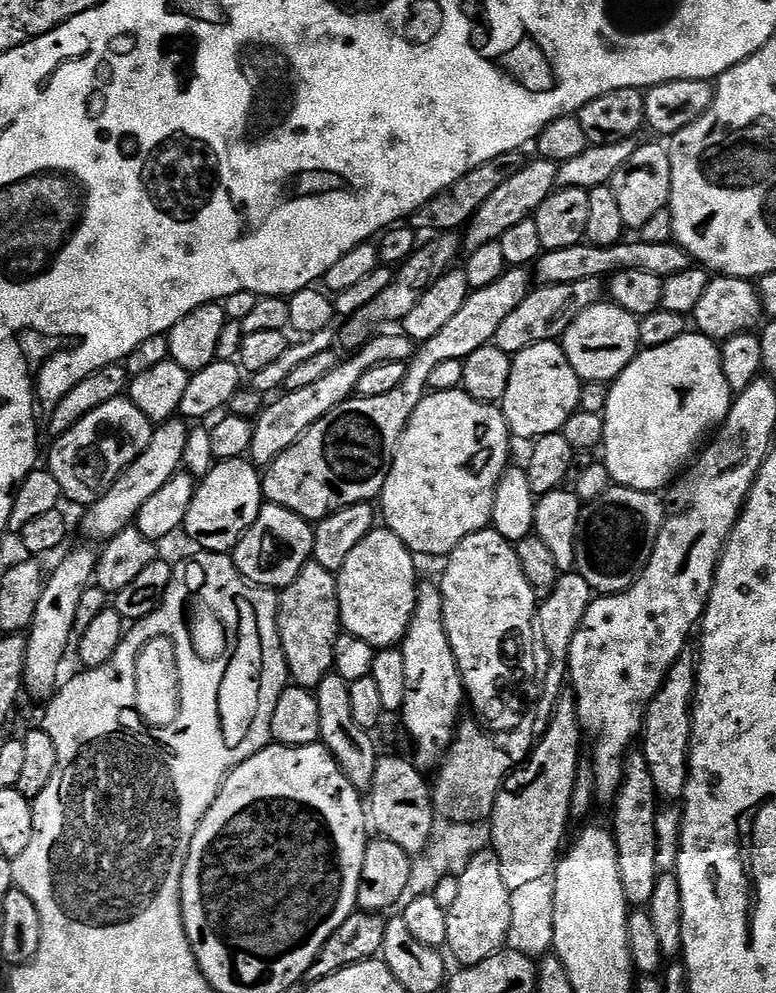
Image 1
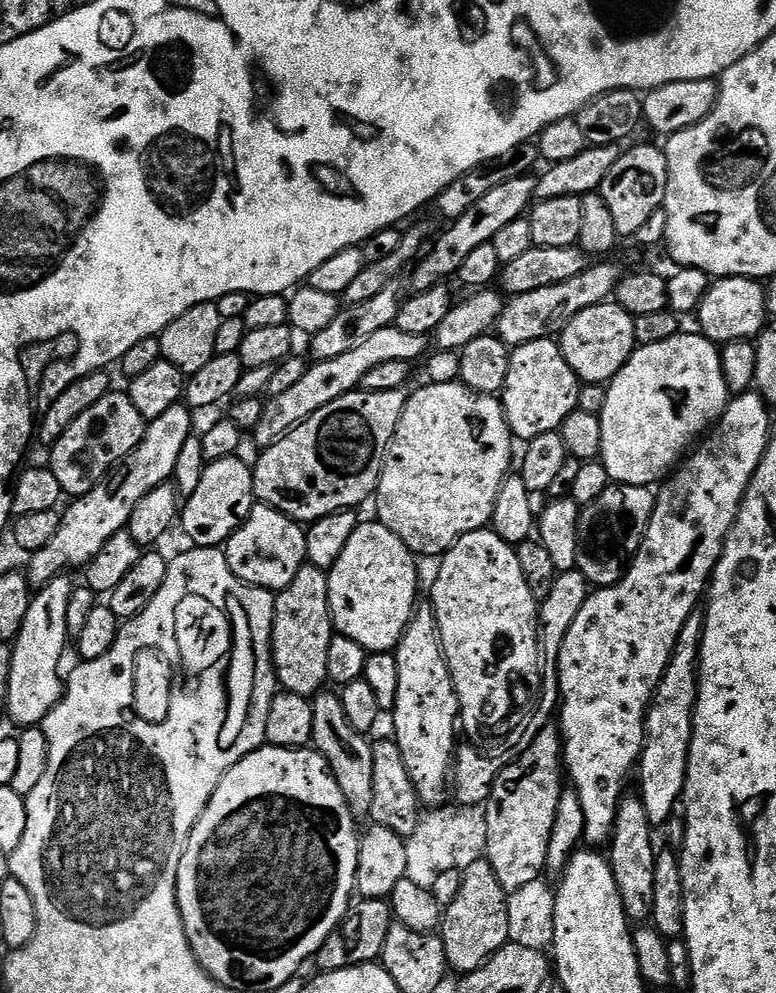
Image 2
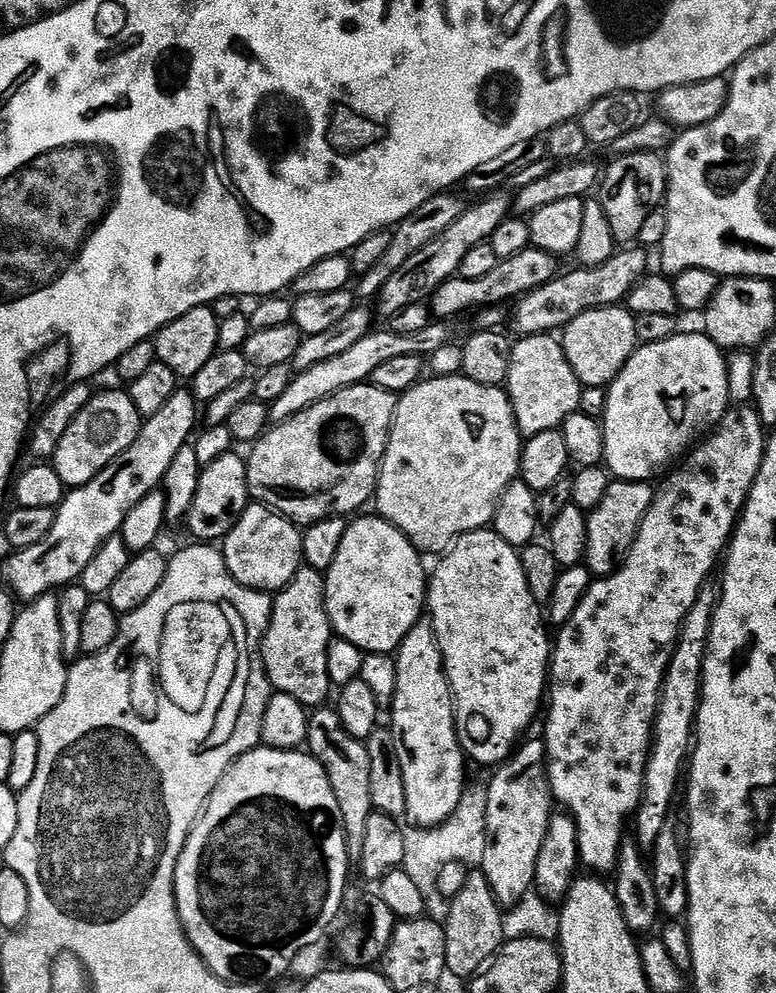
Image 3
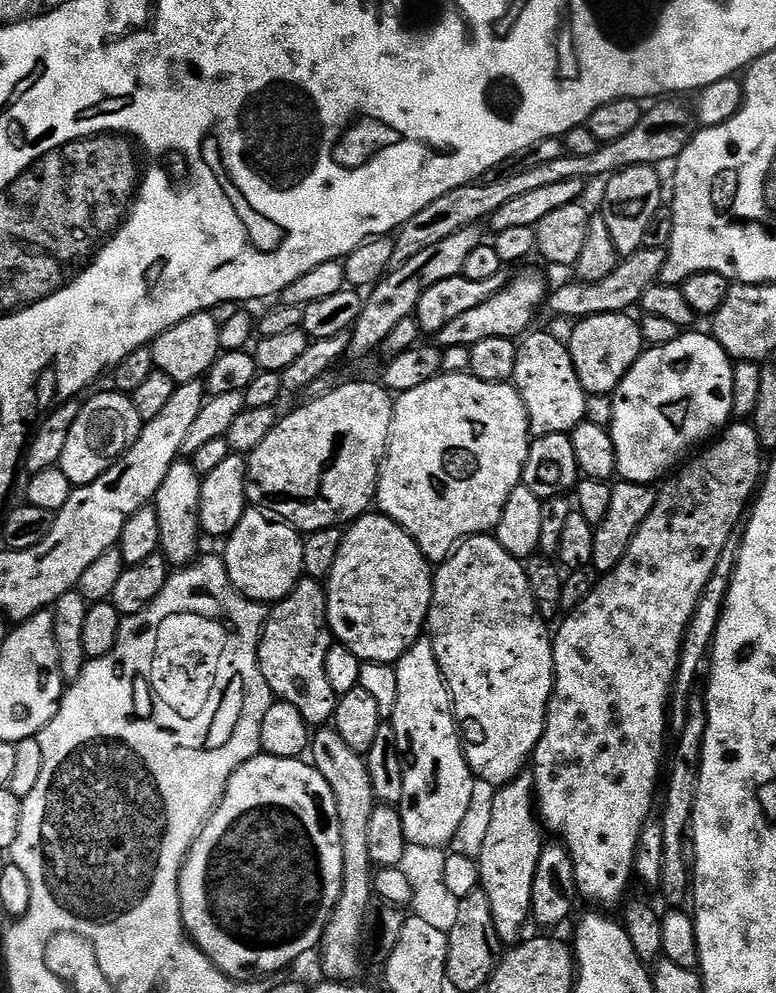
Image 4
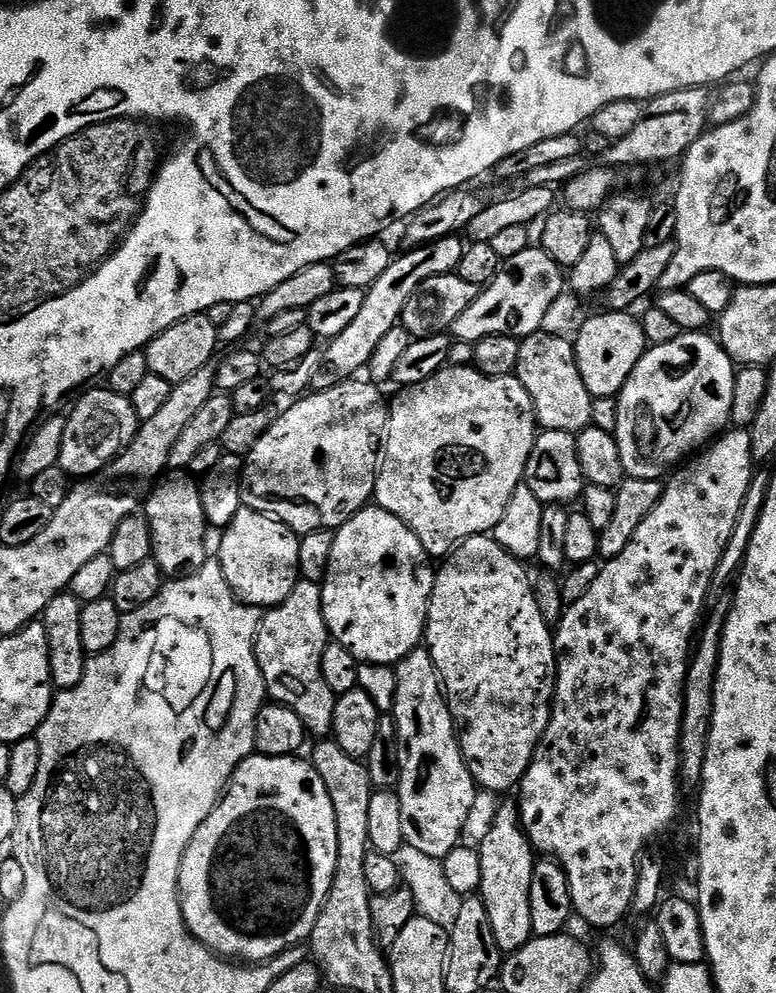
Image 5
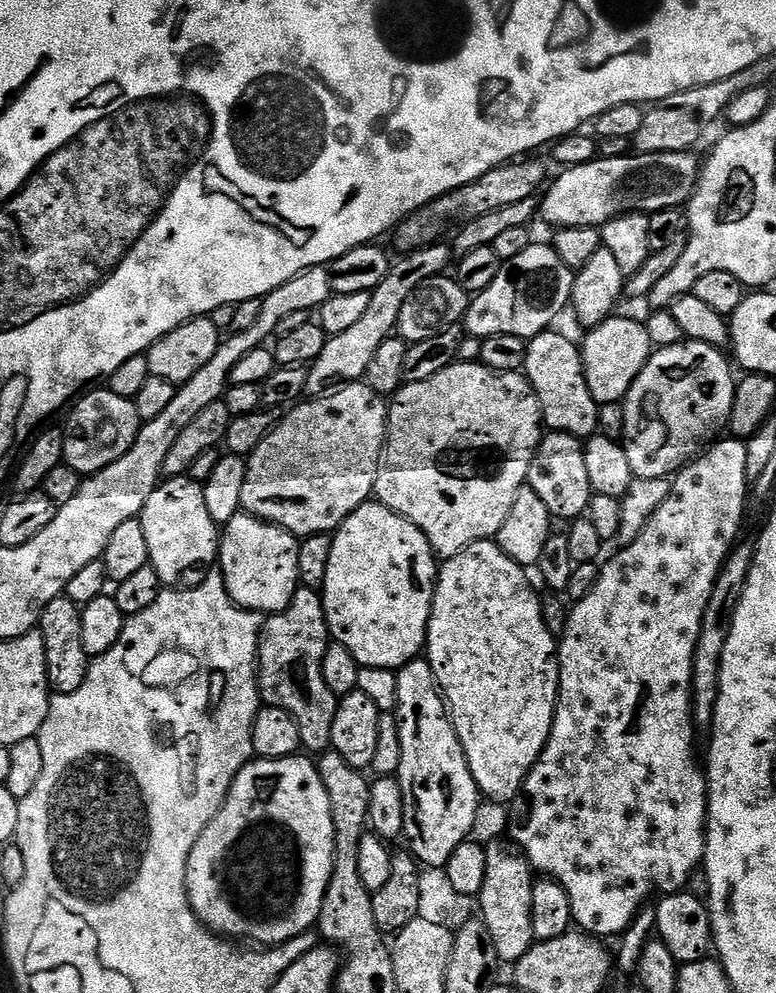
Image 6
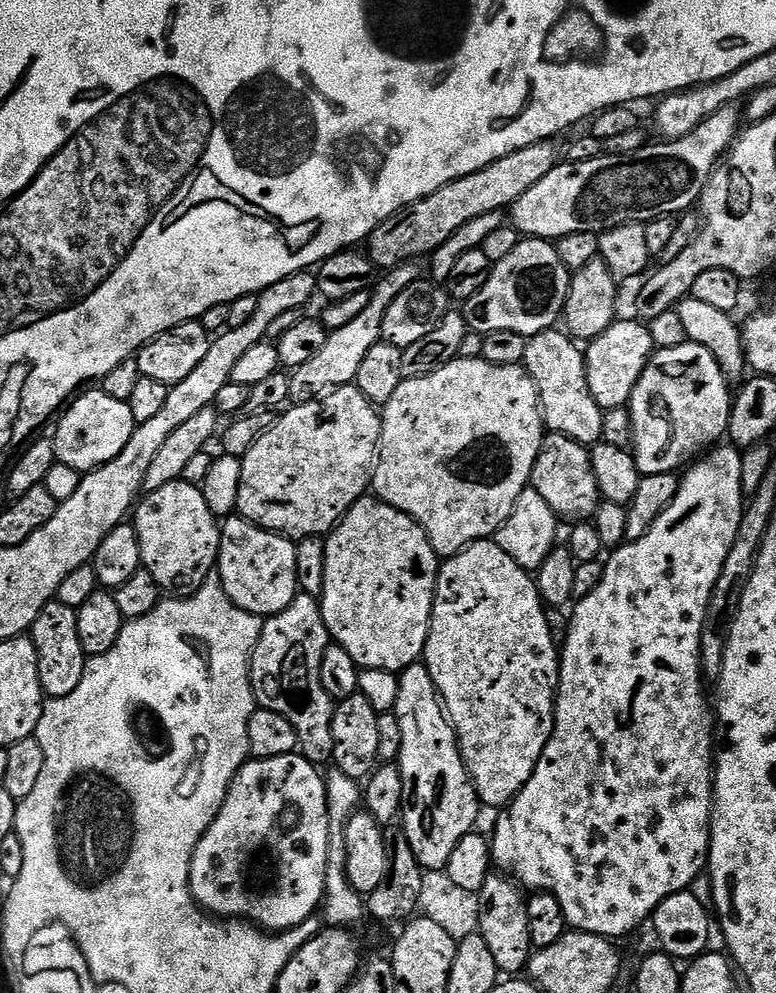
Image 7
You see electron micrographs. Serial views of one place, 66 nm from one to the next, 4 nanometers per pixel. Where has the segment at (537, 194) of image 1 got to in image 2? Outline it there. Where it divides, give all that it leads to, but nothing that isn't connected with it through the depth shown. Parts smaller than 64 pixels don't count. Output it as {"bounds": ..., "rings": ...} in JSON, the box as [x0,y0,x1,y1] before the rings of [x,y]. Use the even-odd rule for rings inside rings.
{"bounds":[423,174,537,282],"rings":[[[532,174],[516,177],[513,180],[496,185],[484,198],[479,198],[474,206],[456,220],[447,225],[449,227],[436,240],[432,249],[427,249],[423,257],[424,264],[428,268],[436,268],[435,279],[440,282],[447,281],[447,276],[455,277],[460,271],[462,262],[475,248],[483,244],[491,244],[492,239],[498,234],[498,230],[508,225],[509,222],[521,219],[529,211],[530,205],[536,200],[537,177]],[[529,203],[529,204],[528,204]],[[525,211],[525,212],[524,212]]]}

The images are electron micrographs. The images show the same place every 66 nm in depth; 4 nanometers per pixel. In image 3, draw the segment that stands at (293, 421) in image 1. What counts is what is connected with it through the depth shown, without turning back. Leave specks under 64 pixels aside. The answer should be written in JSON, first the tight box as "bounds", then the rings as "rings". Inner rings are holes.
{"bounds":[270,323,446,424],"rings":[[[429,323],[427,328],[411,334],[373,330],[362,338],[362,342],[354,342],[354,346],[350,346],[350,350],[344,351],[343,354],[334,354],[334,358],[326,358],[326,362],[318,362],[318,366],[310,366],[310,370],[296,372],[290,386],[286,386],[282,398],[278,398],[270,406],[271,423],[283,424],[285,420],[289,420],[299,412],[305,412],[310,406],[322,402],[326,397],[333,396],[334,393],[355,384],[365,383],[374,374],[374,370],[378,370],[382,362],[390,362],[390,358],[402,358],[402,354],[411,356],[424,354],[433,346],[445,343],[446,336],[436,324],[439,323]]]}

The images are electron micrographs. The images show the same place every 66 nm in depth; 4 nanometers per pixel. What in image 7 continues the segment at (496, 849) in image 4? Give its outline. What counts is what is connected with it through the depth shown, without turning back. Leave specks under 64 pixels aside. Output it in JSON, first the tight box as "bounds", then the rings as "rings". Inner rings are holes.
{"bounds":[478,874,534,974],"rings":[[[490,874],[479,890],[480,926],[478,935],[486,938],[490,955],[500,967],[501,973],[520,974],[528,967],[528,960],[534,951],[530,942],[530,922],[526,919],[528,901],[515,880],[503,874]]]}

